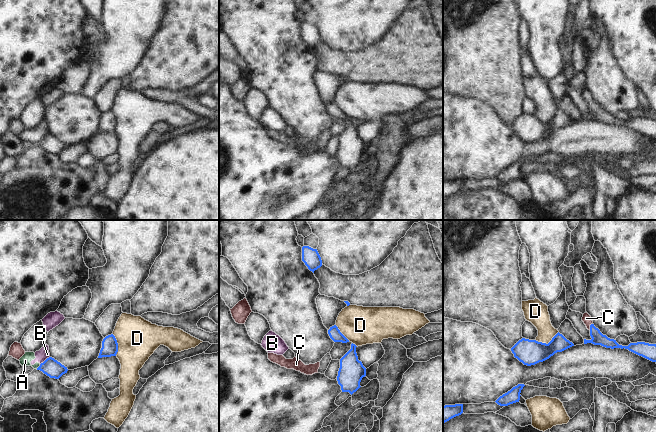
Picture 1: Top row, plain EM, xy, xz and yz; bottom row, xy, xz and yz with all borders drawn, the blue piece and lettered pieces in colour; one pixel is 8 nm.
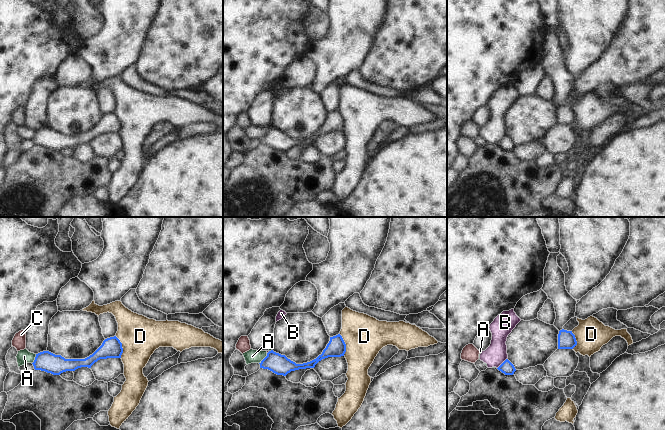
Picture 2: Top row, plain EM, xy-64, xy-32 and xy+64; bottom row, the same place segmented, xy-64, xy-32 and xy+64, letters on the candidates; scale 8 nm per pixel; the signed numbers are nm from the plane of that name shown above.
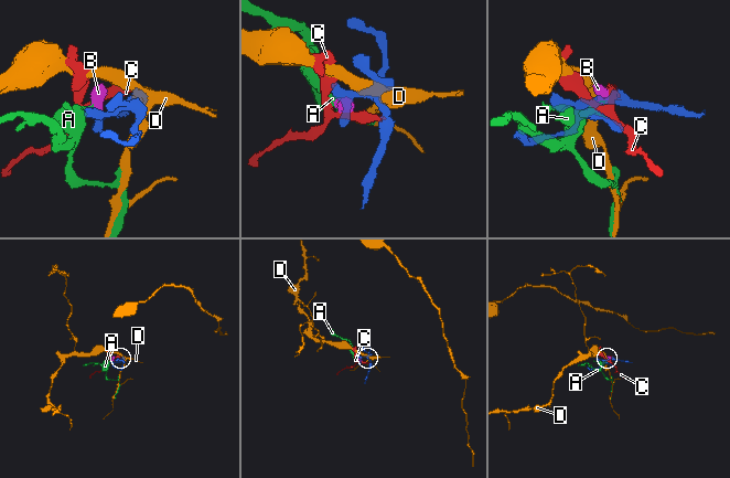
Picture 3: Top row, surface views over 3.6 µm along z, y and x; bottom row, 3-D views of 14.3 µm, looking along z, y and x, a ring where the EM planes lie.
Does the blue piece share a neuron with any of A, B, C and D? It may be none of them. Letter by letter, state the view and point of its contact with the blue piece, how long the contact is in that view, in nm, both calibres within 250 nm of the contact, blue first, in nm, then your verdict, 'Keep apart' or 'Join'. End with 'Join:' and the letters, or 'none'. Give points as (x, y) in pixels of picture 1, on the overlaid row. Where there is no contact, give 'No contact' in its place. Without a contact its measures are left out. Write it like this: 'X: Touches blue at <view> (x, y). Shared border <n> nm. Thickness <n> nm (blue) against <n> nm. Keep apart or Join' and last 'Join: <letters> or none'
A: Touches blue at xy (39, 366). Shared border 50 nm. Thickness 140 nm (blue) against 90 nm. Keep apart
B: Touches blue at xy (45, 360). Shared border 100 nm. Thickness 140 nm (blue) against 90 nm. Keep apart
C: Touches blue at yz (590, 326). Shared border 60 nm. Thickness 100 nm (blue) against 70 nm. Join
D: Touches blue at yz (548, 343). Shared border 200 nm. Thickness 200 nm (blue) against 170 nm. Keep apart
Join: C.

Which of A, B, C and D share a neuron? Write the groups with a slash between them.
A B / C / D

